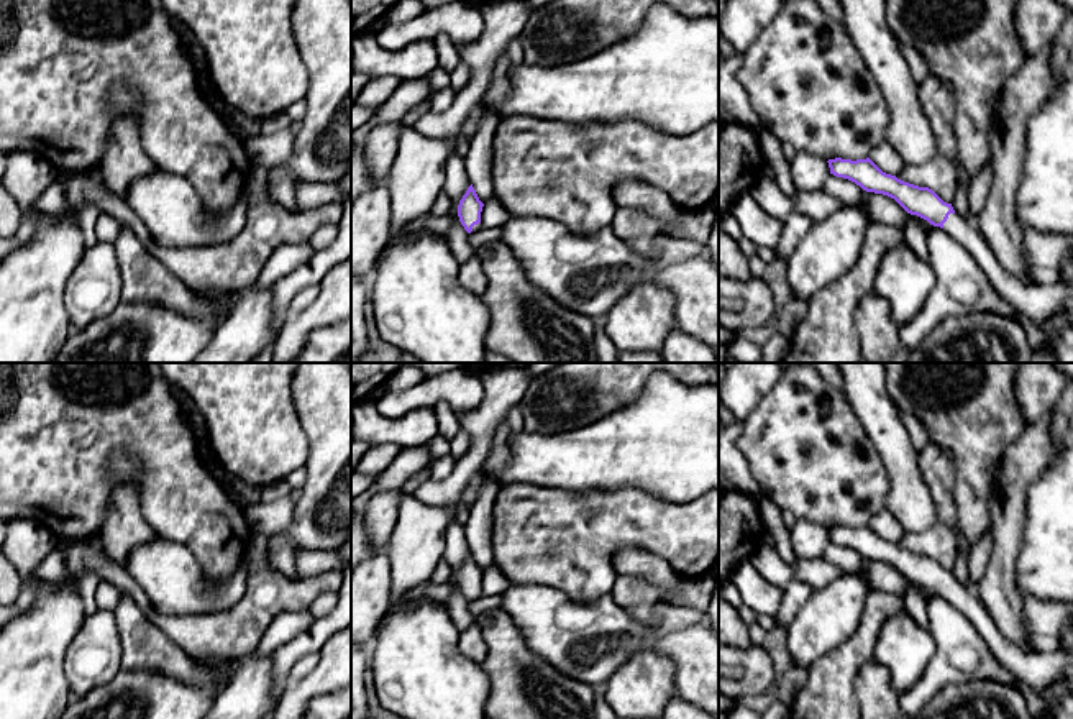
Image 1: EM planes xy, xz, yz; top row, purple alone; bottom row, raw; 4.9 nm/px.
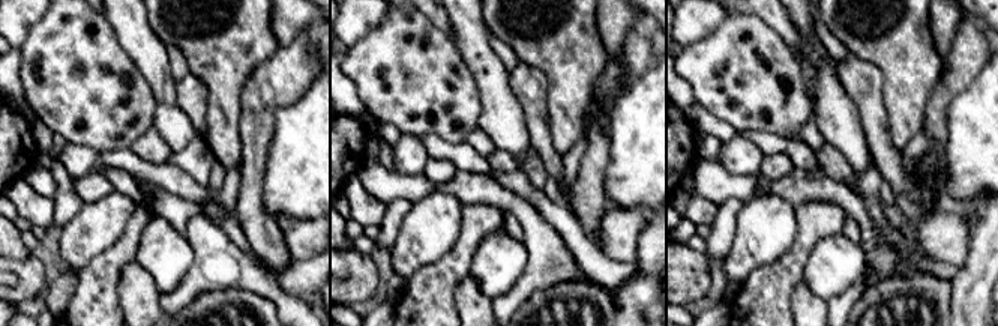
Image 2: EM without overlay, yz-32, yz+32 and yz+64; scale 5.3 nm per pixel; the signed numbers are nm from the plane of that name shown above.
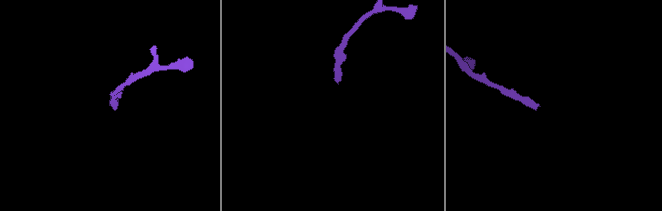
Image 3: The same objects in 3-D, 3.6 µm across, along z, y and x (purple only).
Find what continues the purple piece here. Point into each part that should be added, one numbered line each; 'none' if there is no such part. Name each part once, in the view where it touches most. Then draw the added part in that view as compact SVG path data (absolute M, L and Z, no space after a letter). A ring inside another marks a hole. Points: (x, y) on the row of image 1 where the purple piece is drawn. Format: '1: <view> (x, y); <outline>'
1: yz (1039, 302); M957 212L948 215L943 230L973 256L976 266L1016 310L1035 322L1045 320L1053 314L1073 317L1073 286L1062 282L1027 286L1020 282L998 263L979 225L961 218Z

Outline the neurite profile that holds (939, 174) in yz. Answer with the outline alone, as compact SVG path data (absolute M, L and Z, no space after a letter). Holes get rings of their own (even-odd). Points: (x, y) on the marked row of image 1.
M940 154L922 167L907 164L896 177L919 187L932 189L947 204L952 204L955 199L957 171L955 166Z

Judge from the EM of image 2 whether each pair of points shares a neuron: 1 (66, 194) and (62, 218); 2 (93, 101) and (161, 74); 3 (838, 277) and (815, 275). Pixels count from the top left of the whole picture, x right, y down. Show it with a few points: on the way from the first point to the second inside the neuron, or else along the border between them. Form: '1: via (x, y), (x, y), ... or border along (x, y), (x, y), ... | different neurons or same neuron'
1: via (66, 200), (63, 212) | same neuron
2: border along (125, 50), (150, 89), (155, 101), (153, 114) | different neurons
3: via (832, 275), (821, 275) | same neuron

